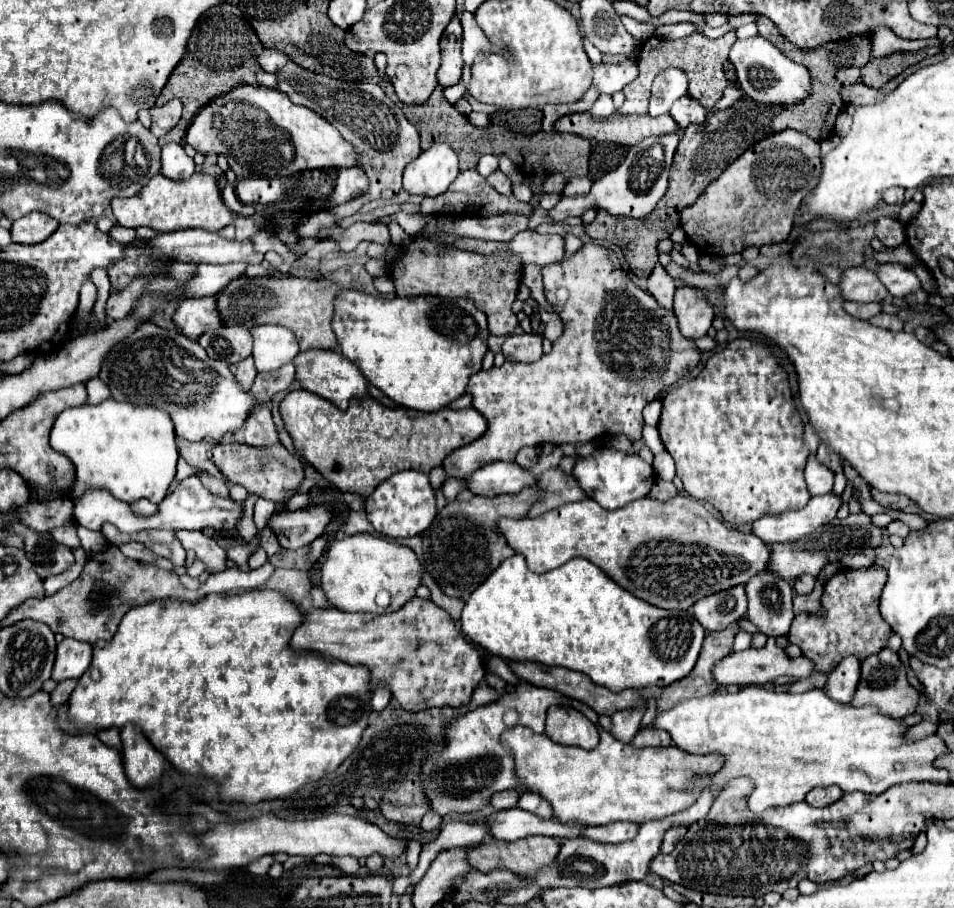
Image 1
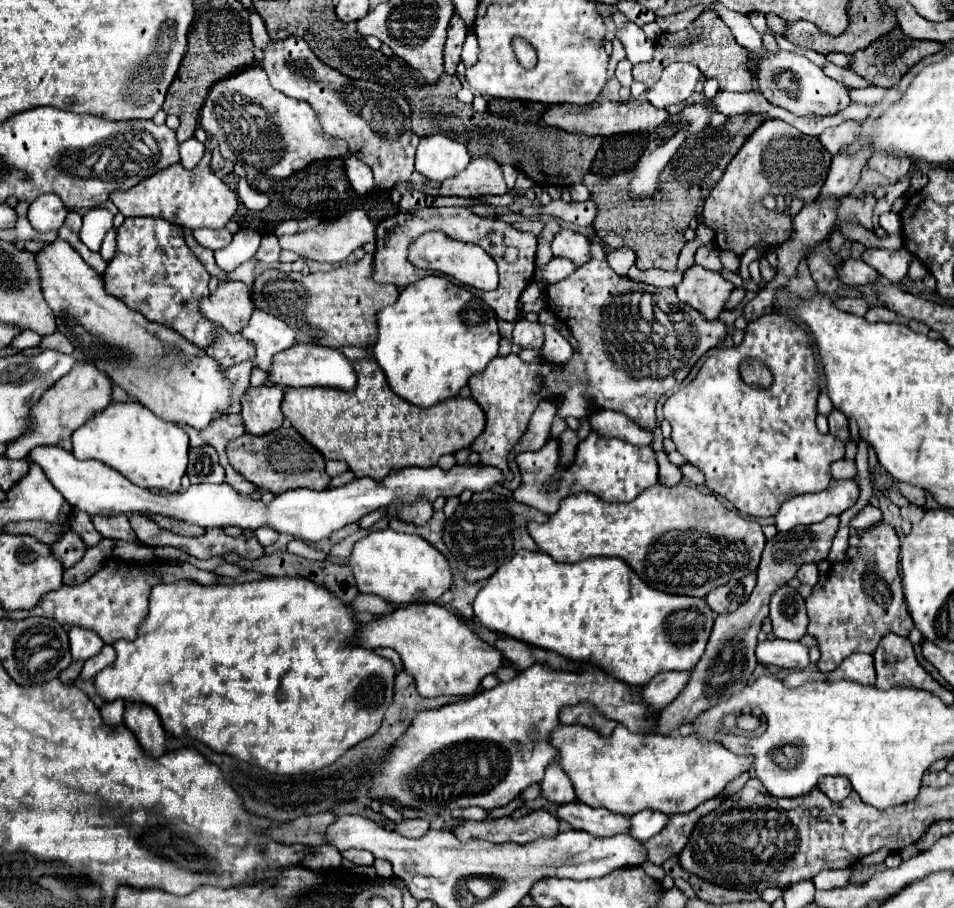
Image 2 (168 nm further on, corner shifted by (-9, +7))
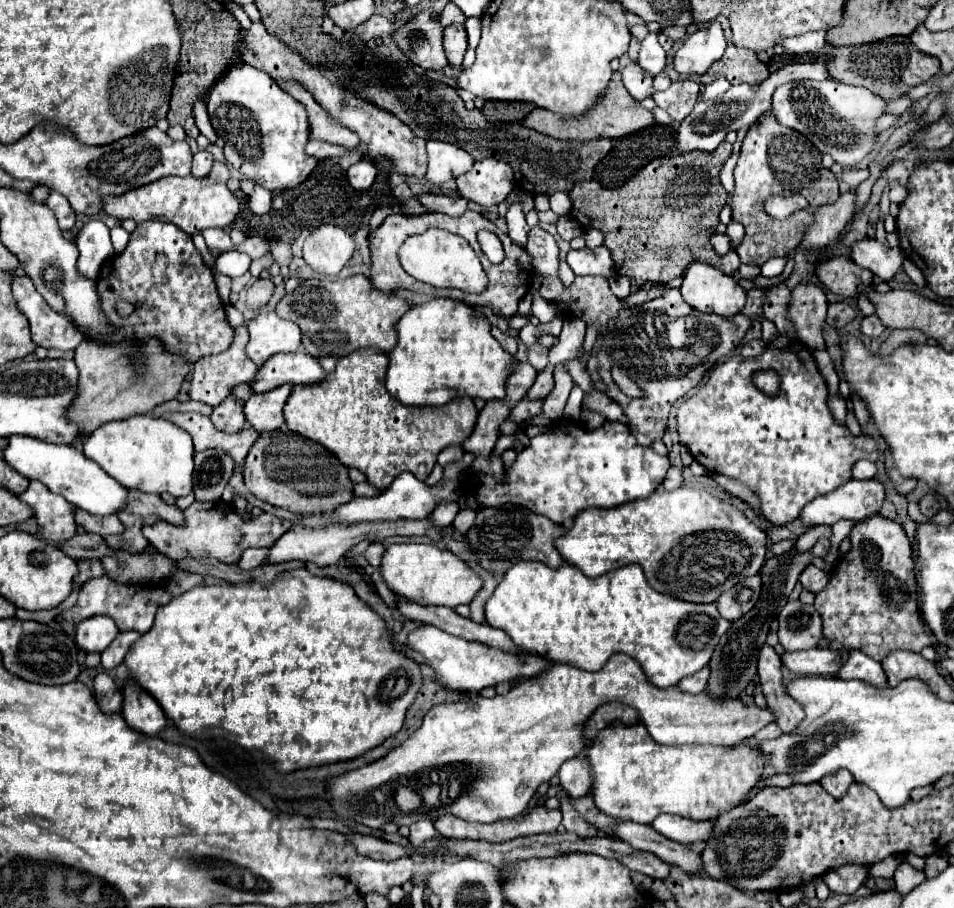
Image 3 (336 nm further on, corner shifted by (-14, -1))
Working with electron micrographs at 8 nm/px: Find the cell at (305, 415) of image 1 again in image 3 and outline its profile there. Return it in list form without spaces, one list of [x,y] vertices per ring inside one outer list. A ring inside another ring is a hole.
[[[351,352],[337,362],[335,372],[315,388],[293,388],[285,404],[287,426],[325,446],[345,466],[353,466],[367,476],[375,488],[387,484],[399,472],[411,472],[425,480],[443,448],[463,444],[477,424],[477,408],[471,398],[459,398],[445,406],[413,408],[391,398],[385,388],[387,354],[383,352]]]

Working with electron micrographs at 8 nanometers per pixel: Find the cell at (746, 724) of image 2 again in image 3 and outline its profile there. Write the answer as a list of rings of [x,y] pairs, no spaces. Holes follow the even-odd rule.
[[[613,654],[597,672],[587,672],[571,664],[551,664],[539,676],[517,682],[503,696],[471,696],[453,704],[437,704],[427,712],[421,728],[399,748],[383,756],[383,760],[351,770],[347,776],[339,776],[339,780],[331,780],[331,806],[343,818],[369,828],[381,828],[389,822],[409,826],[423,818],[427,804],[421,802],[421,808],[401,812],[395,800],[399,786],[411,786],[423,772],[439,772],[439,806],[427,806],[427,820],[437,820],[445,814],[465,822],[515,818],[527,808],[537,788],[557,774],[565,760],[583,752],[583,720],[605,702],[633,706],[651,738],[665,746],[735,746],[775,720],[769,708],[743,706],[741,700],[711,704],[703,692],[691,696],[677,692],[675,686],[665,690],[655,688],[647,682],[639,664],[625,654]]]

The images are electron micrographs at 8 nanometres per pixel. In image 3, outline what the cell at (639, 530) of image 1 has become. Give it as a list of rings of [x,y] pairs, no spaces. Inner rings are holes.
[[[657,488],[649,498],[633,500],[617,508],[581,510],[573,528],[555,540],[565,562],[595,578],[627,564],[639,564],[647,582],[661,594],[709,604],[741,580],[759,574],[767,538],[731,504],[721,502],[705,490]]]

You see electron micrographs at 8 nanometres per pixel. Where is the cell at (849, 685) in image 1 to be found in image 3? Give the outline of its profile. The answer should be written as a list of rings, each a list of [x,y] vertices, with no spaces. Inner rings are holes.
[[[851,652],[847,662],[837,672],[837,678],[841,680],[861,680],[865,684],[883,688],[887,686],[887,676],[877,660],[871,660],[869,656],[863,656],[863,652]]]

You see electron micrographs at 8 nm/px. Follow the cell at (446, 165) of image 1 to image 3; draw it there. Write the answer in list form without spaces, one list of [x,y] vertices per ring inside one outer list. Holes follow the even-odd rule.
[[[439,140],[427,142],[427,156],[429,166],[425,178],[435,186],[441,186],[447,180],[455,180],[457,176],[469,172],[475,164],[475,160],[465,150]]]

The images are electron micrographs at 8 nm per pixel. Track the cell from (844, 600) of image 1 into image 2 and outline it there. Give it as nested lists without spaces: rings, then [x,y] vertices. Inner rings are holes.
[[[876,522],[860,534],[860,546],[850,546],[842,562],[832,564],[826,582],[816,584],[806,598],[808,608],[808,634],[818,640],[822,658],[820,672],[832,672],[852,652],[874,654],[878,642],[888,632],[908,636],[914,628],[906,610],[902,582],[900,582],[900,540],[894,526]]]

